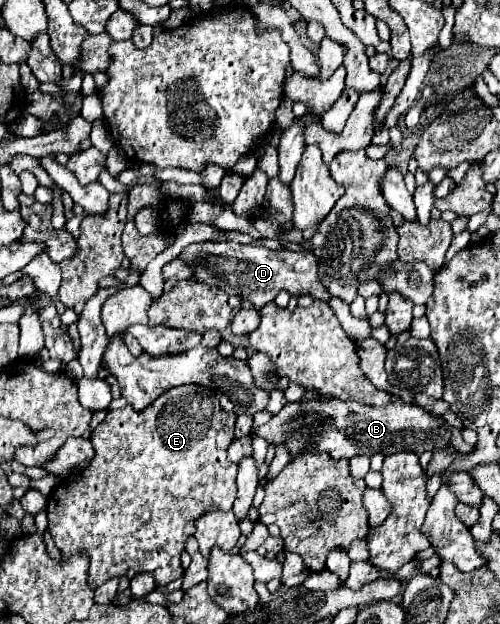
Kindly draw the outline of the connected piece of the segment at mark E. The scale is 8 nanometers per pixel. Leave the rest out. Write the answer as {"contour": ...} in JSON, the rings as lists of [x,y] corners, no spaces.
{"contour":[[[185,384],[185,386],[179,386],[179,388],[171,388],[141,412],[133,410],[131,406],[125,406],[123,410],[109,410],[107,412],[105,420],[91,432],[91,442],[93,442],[93,446],[97,450],[97,458],[93,458],[93,462],[85,470],[79,470],[75,474],[69,474],[63,480],[59,480],[57,486],[53,488],[53,494],[49,496],[49,502],[47,502],[49,532],[51,532],[51,538],[53,538],[55,546],[61,550],[63,558],[71,558],[75,552],[83,552],[83,554],[89,556],[89,588],[95,590],[97,586],[101,586],[105,580],[109,580],[113,576],[123,577],[130,568],[137,574],[141,574],[141,572],[151,574],[153,580],[155,580],[155,586],[165,586],[165,584],[173,582],[173,580],[181,578],[183,570],[181,570],[179,554],[183,552],[187,536],[193,534],[195,522],[209,510],[229,512],[233,502],[235,502],[237,464],[231,464],[227,460],[227,448],[235,440],[235,436],[233,436],[235,418],[237,418],[235,414],[223,412],[215,392],[205,388],[205,386],[201,386],[201,384]]]}

